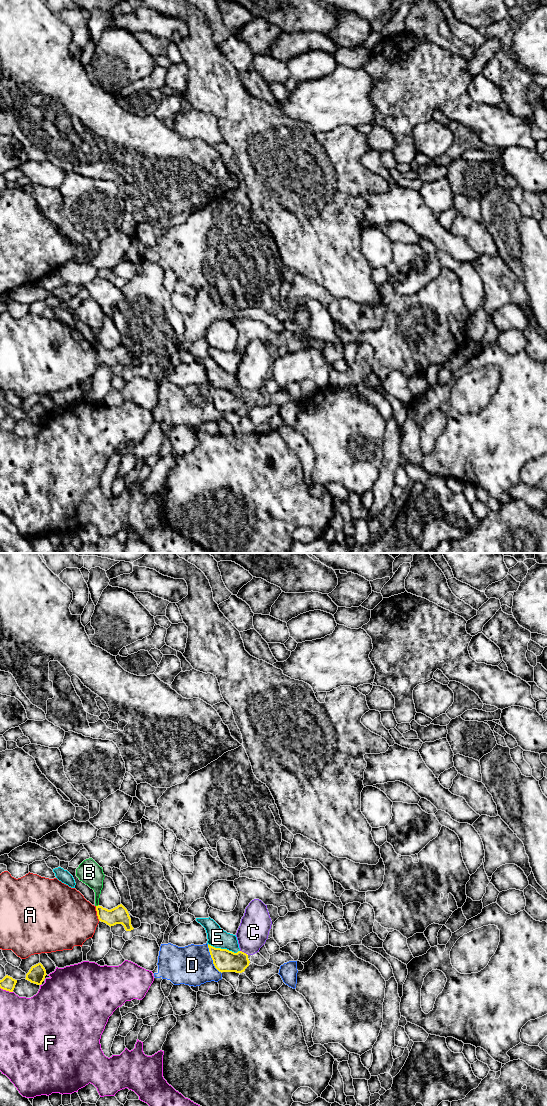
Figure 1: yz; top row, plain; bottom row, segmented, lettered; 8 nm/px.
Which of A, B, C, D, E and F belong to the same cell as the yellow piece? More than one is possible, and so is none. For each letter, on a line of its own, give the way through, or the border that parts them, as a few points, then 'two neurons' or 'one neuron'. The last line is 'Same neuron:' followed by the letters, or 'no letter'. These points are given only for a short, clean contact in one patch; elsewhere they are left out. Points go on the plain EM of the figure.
A: two neurons
B: border yz (98, 344), (96, 346); two neurons
C: two neurons
D: two neurons
E: border yz (208, 383), (234, 392), (239, 391); two neurons
F: two neurons
Same neuron: no letter

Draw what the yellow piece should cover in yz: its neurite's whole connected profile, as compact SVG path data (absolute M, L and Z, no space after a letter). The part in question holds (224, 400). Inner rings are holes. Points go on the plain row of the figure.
M208 384L215 408L219 412L242 413L249 406L248 395L242 391L234 393L227 389L215 388Z

